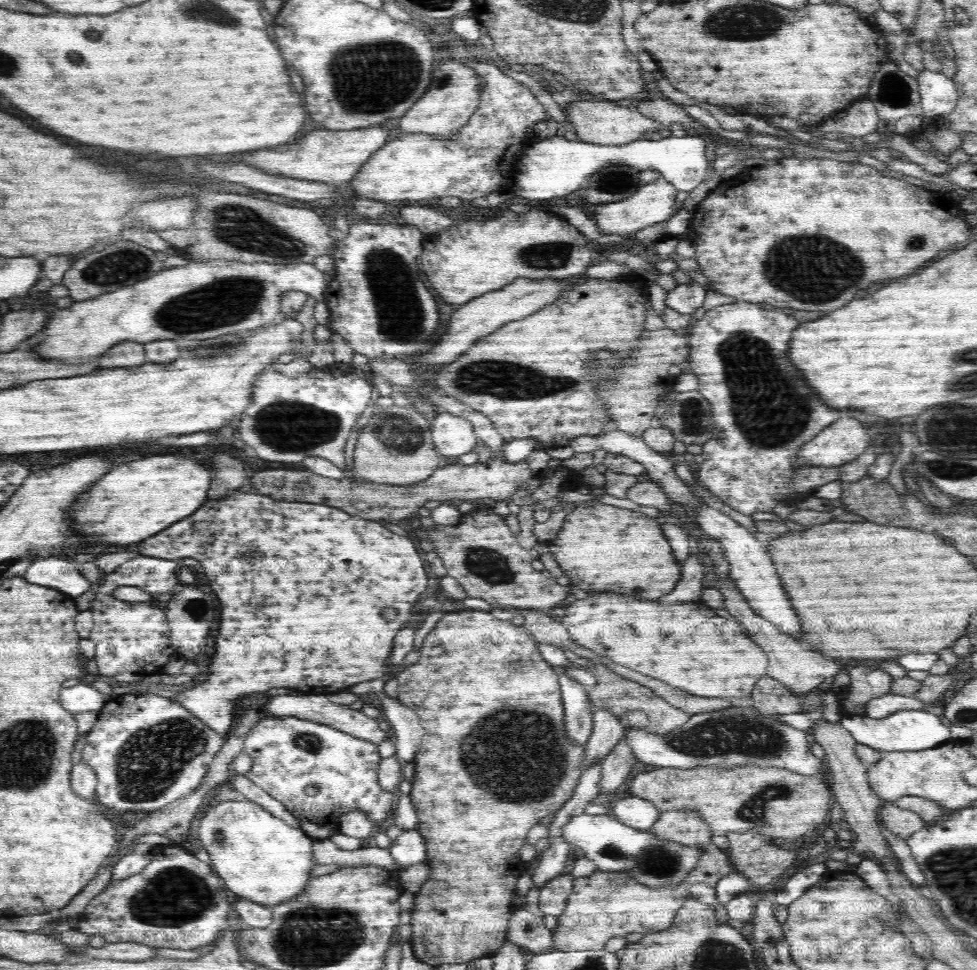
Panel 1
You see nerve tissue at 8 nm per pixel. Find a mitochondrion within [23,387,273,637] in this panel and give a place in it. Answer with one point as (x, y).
(198, 608)

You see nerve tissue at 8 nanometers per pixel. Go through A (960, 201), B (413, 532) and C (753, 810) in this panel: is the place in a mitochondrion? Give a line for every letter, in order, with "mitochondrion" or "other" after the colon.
A: other
B: other
C: mitochondrion

